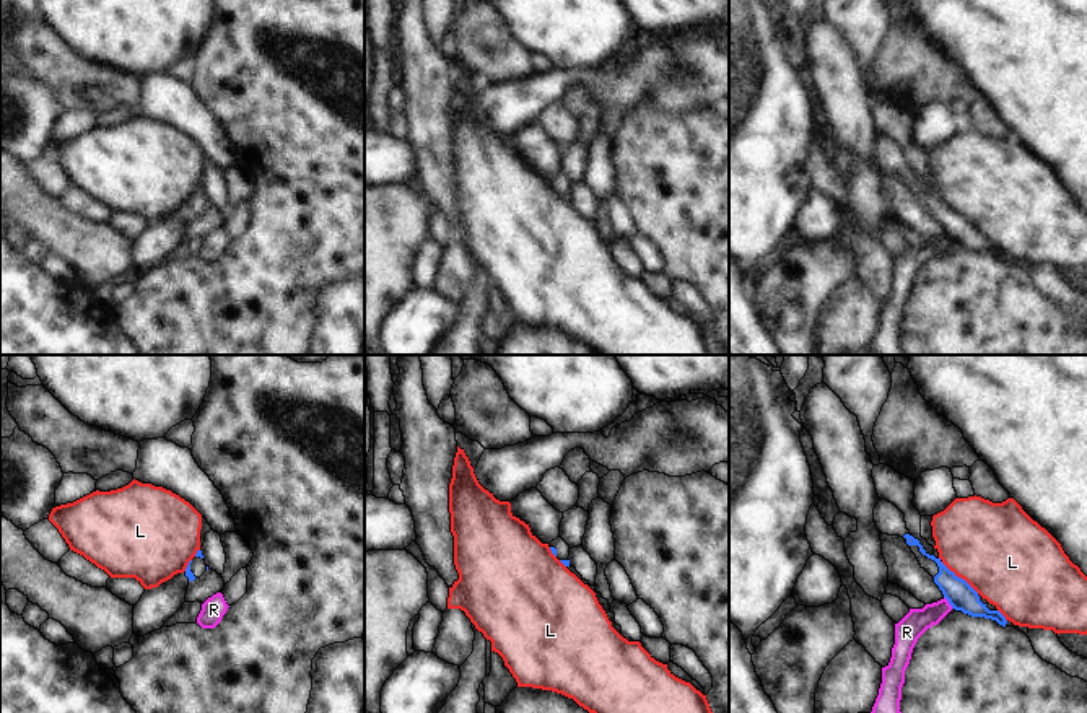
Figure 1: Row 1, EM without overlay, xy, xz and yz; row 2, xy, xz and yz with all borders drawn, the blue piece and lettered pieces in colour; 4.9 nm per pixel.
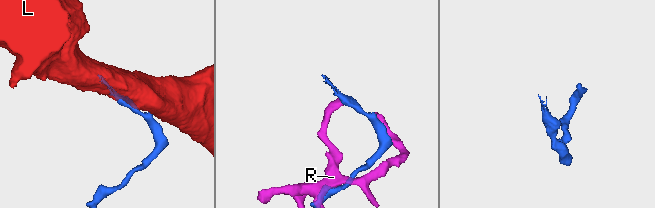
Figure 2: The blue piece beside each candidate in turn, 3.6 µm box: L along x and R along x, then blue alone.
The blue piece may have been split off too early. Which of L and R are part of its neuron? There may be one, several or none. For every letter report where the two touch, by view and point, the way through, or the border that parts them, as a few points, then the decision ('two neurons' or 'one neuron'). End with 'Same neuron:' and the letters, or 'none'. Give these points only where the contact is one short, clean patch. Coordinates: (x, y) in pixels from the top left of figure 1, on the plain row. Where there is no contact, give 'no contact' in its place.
L: meets blue in yz at (960, 214); two neurons
R: meets blue in yz at (949, 238); two neurons
Same neuron: none

